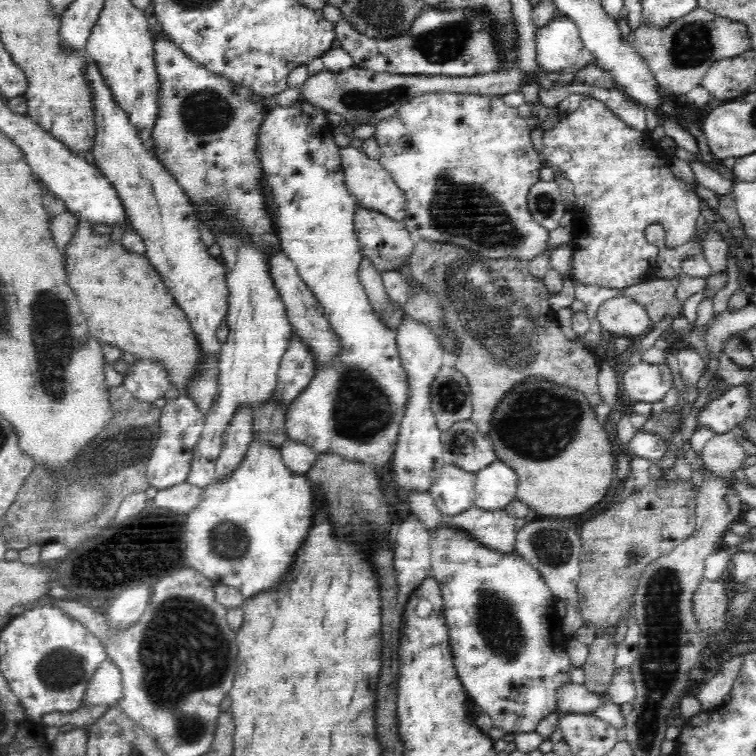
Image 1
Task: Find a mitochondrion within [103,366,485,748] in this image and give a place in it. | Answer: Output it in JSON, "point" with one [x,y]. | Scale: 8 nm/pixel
{"point":[177,657]}

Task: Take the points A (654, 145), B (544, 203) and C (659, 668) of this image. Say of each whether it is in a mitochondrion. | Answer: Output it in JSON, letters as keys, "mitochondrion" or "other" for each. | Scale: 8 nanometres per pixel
{"A":"other","B":"mitochondrion","C":"mitochondrion"}

